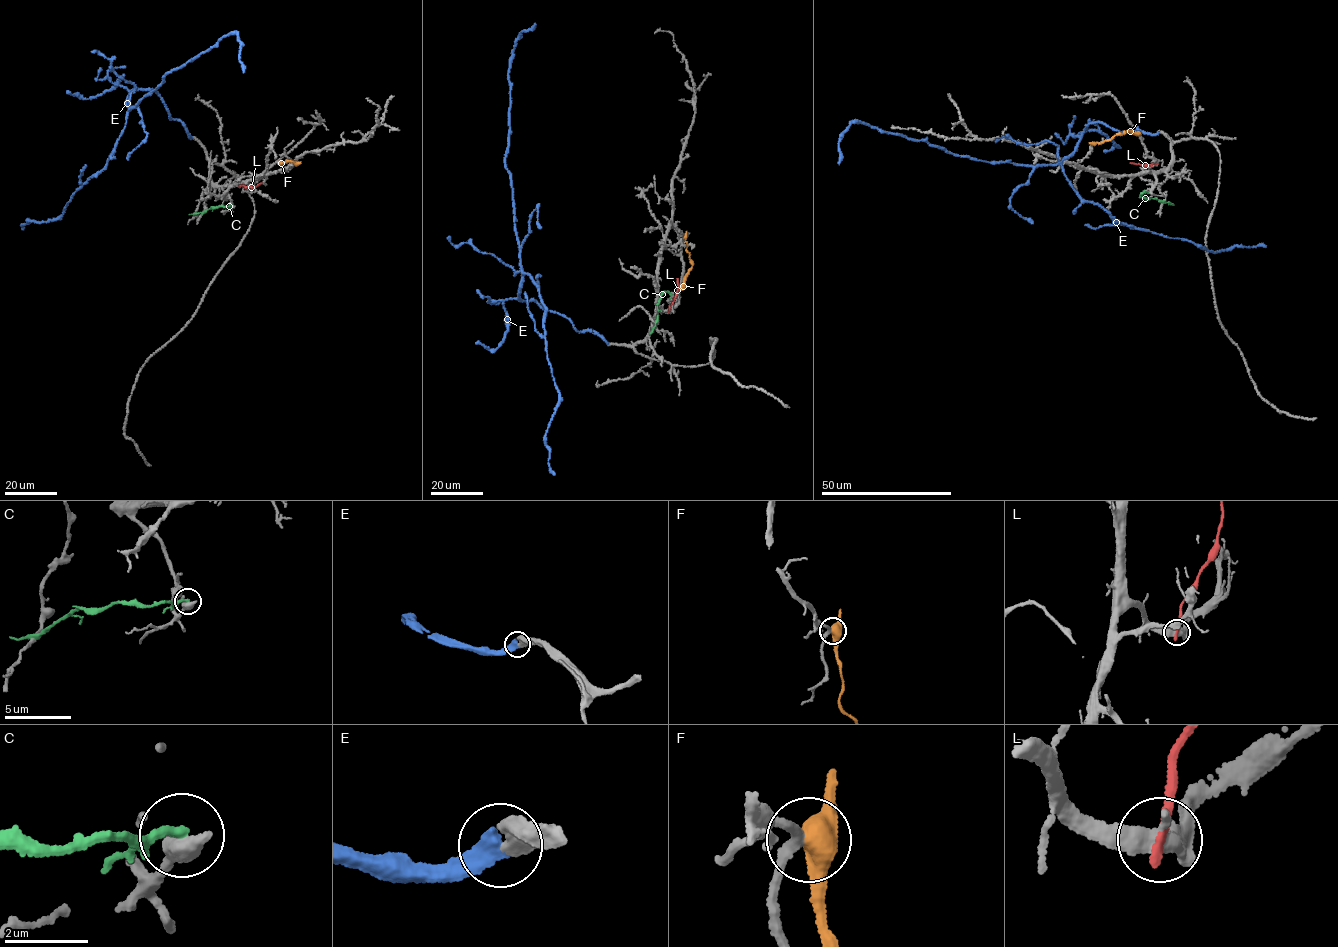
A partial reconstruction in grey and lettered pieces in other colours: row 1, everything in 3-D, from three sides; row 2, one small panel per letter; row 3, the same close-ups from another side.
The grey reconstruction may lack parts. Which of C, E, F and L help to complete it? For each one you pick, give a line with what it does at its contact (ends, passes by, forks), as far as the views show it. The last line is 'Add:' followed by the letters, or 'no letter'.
E: it ends
Add: E

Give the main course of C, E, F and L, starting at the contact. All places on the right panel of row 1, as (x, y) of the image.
C: (1144, 191), (1140, 196), (1173, 205)
E: (1158, 133), (1090, 123), (1073, 151), (1056, 164), (1033, 165), (955, 154), (855, 121), (839, 141), (838, 164)
F: (1093, 144), (1128, 132), (1140, 133)
L: (1157, 163), (1130, 163)

